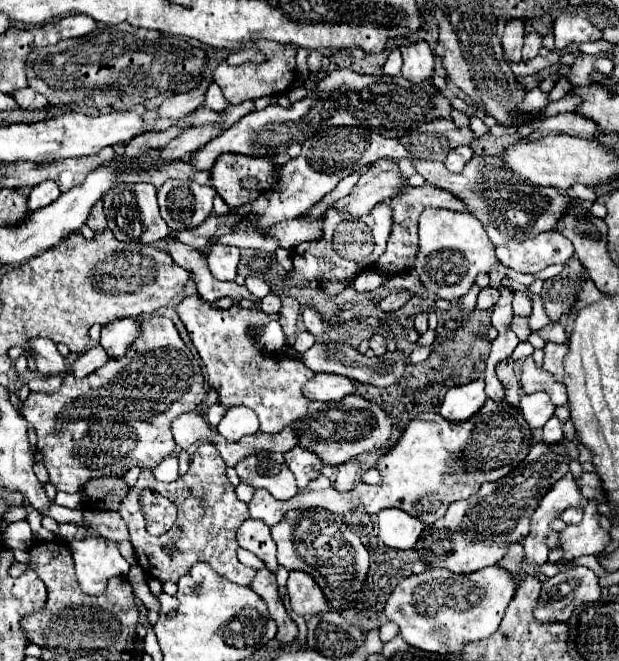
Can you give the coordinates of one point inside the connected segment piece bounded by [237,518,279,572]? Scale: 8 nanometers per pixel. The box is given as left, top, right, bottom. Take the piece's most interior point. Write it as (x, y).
(254, 536)

